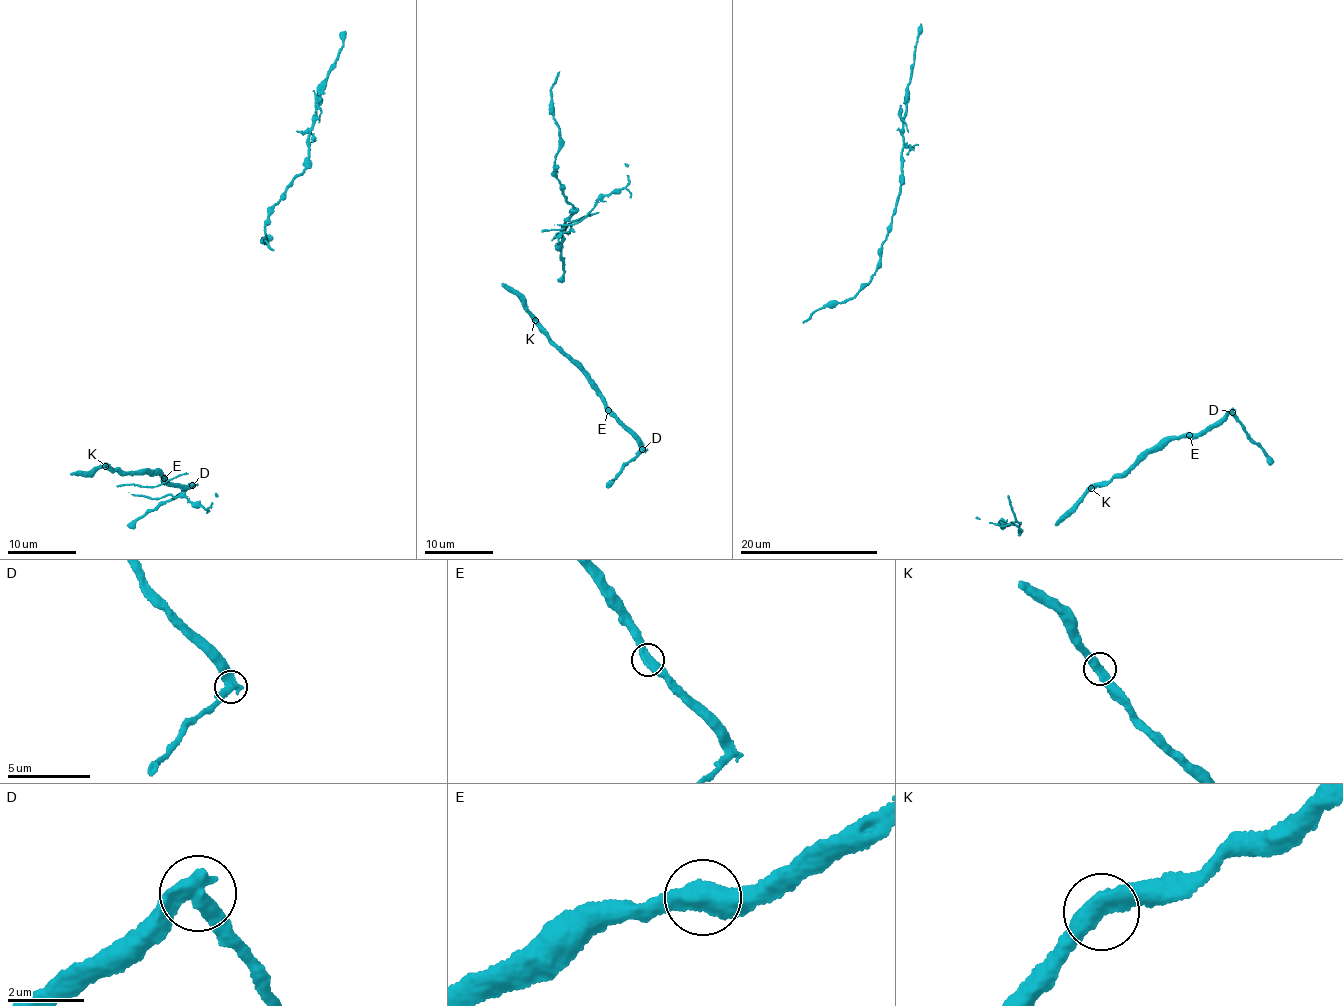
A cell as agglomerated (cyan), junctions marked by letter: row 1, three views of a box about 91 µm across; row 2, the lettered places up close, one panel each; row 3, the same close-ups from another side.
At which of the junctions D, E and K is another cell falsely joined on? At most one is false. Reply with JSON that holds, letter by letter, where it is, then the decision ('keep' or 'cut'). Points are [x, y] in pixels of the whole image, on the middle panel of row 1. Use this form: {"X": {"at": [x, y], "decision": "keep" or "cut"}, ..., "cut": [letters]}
{"D": {"at": [642, 449], "decision": "cut"}, "E": {"at": [608, 410], "decision": "keep"}, "K": {"at": [535, 320], "decision": "keep"}, "cut": ["D"]}

